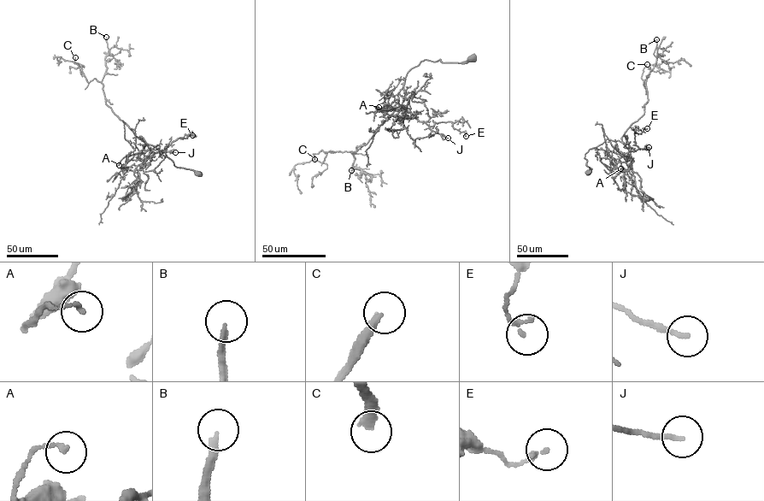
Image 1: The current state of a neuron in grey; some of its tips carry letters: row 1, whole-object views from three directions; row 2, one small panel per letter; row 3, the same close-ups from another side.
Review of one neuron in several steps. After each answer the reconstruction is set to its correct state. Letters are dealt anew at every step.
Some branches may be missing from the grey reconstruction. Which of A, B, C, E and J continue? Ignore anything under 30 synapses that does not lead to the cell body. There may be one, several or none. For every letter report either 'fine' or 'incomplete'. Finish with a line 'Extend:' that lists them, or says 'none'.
A: fine
B: incomplete
C: incomplete
E: fine
J: fine
Extend: B, C

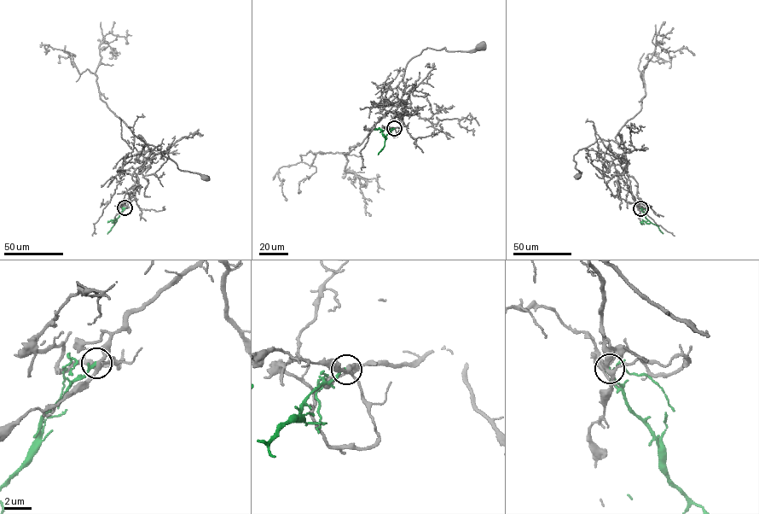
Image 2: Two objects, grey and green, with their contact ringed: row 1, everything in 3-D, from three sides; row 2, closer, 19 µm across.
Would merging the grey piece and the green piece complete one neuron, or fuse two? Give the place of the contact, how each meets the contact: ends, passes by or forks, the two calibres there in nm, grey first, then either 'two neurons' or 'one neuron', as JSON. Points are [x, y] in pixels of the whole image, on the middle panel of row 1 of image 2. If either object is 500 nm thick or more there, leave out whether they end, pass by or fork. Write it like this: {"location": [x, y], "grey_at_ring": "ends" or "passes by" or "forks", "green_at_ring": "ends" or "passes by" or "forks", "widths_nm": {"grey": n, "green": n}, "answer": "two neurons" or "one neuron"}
{"location": [394, 128], "grey_at_ring": "forks", "green_at_ring": "ends", "widths_nm": {"grey": 280, "green": 220}, "answer": "two neurons"}

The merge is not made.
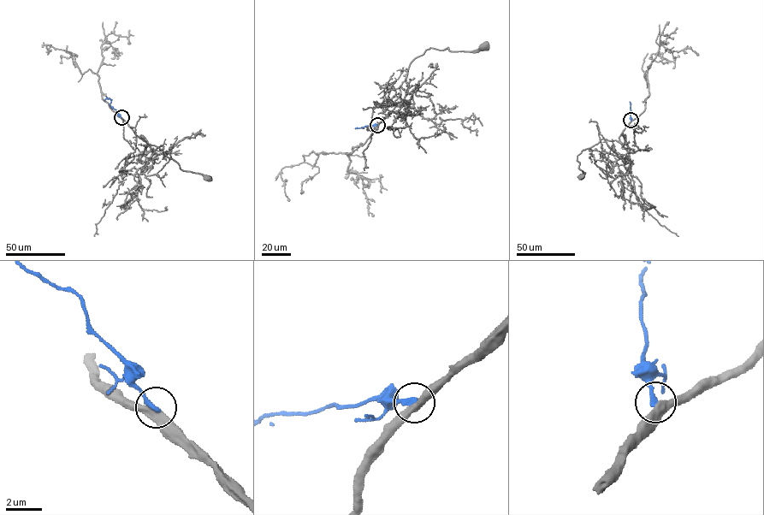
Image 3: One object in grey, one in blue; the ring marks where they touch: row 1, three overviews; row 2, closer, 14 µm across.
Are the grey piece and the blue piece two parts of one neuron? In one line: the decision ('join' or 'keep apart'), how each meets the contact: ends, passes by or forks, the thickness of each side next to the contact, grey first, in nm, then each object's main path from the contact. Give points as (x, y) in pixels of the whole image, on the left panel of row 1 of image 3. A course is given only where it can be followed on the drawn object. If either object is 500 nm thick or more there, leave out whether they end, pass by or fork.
keep apart; grey passes by; blue ends there; 420 nm thick on the grey side, 320 nm on the other; grey runs (121, 117), (136, 134), (158, 147), (183, 170), (208, 178); blue runs (121, 117), (109, 104), (110, 99), (104, 100)

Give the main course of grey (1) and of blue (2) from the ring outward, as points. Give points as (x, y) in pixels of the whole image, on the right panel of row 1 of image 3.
1: (630, 120), (619, 137), (621, 143), (601, 139), (582, 151), (577, 160), (579, 168), (584, 172), (580, 177)
2: (630, 120), (630, 104)

